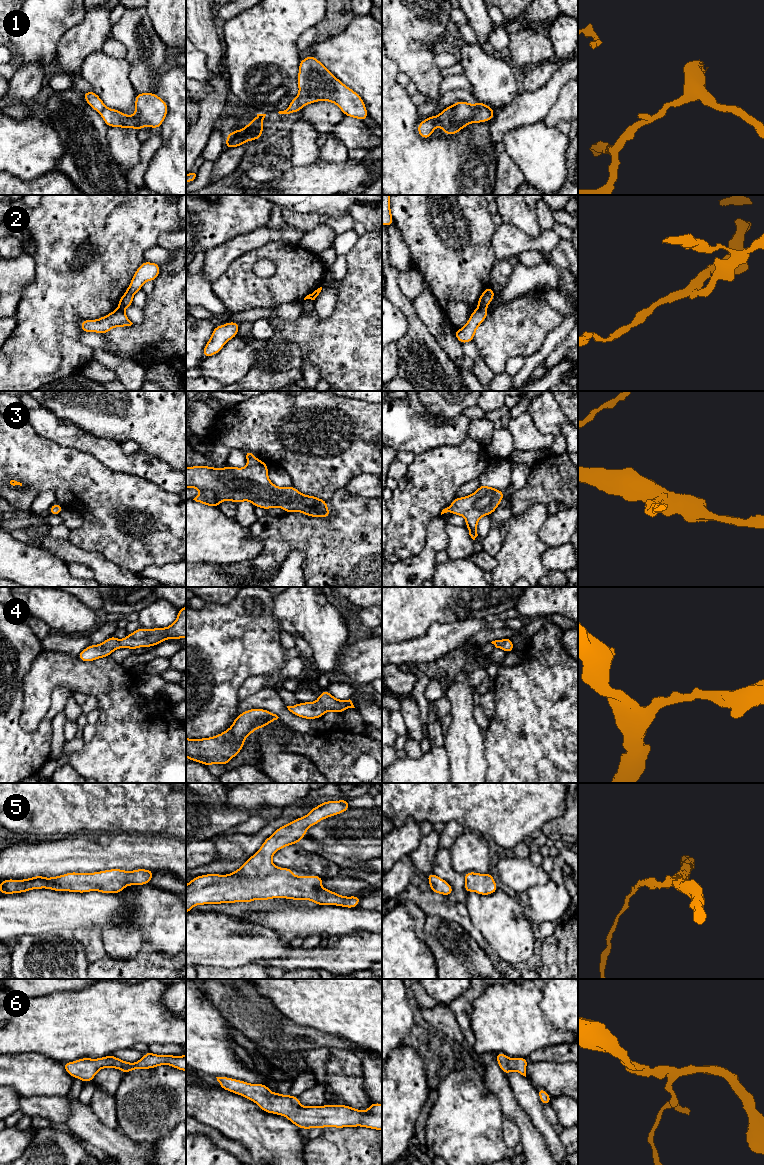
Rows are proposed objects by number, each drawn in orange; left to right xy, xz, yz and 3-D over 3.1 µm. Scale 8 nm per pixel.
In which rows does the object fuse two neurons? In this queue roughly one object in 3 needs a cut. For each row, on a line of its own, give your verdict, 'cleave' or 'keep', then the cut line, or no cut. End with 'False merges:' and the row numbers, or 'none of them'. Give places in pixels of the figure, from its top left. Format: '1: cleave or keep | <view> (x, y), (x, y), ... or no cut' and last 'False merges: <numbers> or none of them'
1: cleave | yz (475, 105), (479, 108), (487, 108), (493, 112)
2: cleave | yz (478, 307), (484, 308)
3: keep | no cut
4: keep | no cut
5: keep | no cut
6: keep | no cut
False merges: 1, 2

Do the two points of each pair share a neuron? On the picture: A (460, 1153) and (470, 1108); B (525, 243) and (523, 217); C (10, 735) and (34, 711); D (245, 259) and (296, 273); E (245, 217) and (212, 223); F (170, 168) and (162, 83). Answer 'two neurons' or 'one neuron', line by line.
A: one neuron
B: two neurons
C: two neurons
D: one neuron
E: one neuron
F: one neuron

